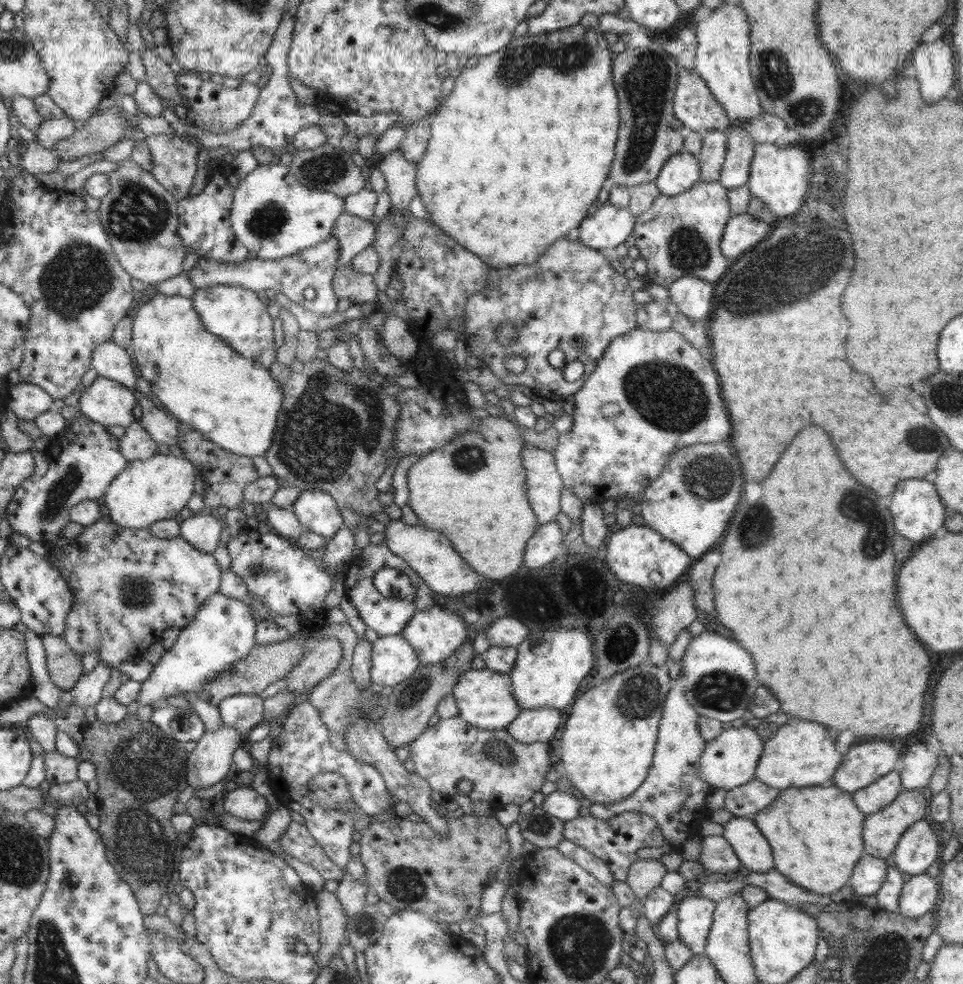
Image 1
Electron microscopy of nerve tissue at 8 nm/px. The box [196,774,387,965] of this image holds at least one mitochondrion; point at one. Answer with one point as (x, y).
(362, 930)

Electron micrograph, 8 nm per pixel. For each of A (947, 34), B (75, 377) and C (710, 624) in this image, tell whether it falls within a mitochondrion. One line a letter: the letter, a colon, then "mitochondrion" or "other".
A: other
B: other
C: other

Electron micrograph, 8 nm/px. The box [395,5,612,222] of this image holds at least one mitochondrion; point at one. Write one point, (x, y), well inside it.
(524, 61)

